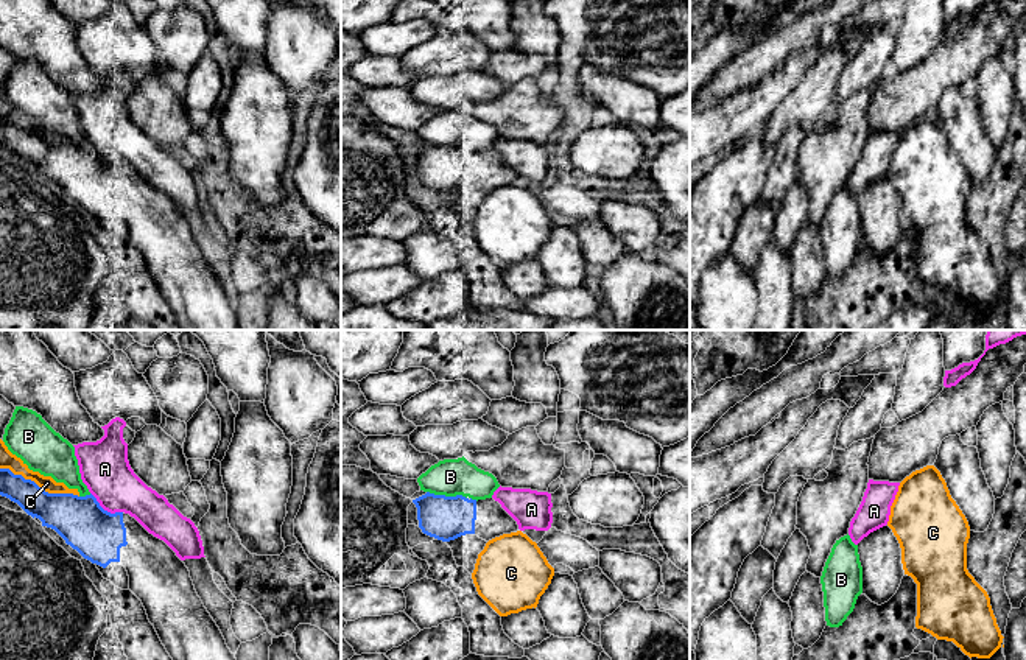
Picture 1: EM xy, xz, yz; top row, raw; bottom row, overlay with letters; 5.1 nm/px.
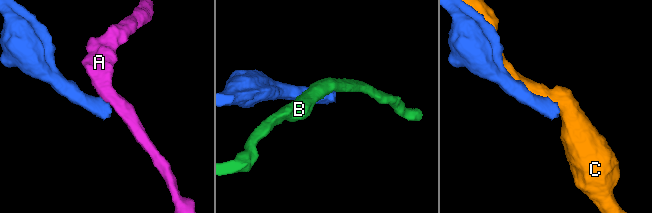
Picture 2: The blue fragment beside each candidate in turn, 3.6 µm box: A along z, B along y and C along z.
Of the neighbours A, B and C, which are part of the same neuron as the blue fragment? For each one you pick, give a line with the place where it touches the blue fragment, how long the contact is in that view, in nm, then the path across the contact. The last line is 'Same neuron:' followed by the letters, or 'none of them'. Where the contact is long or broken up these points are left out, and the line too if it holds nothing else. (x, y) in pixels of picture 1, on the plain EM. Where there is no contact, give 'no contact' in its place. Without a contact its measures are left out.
Same neuron: none of them

